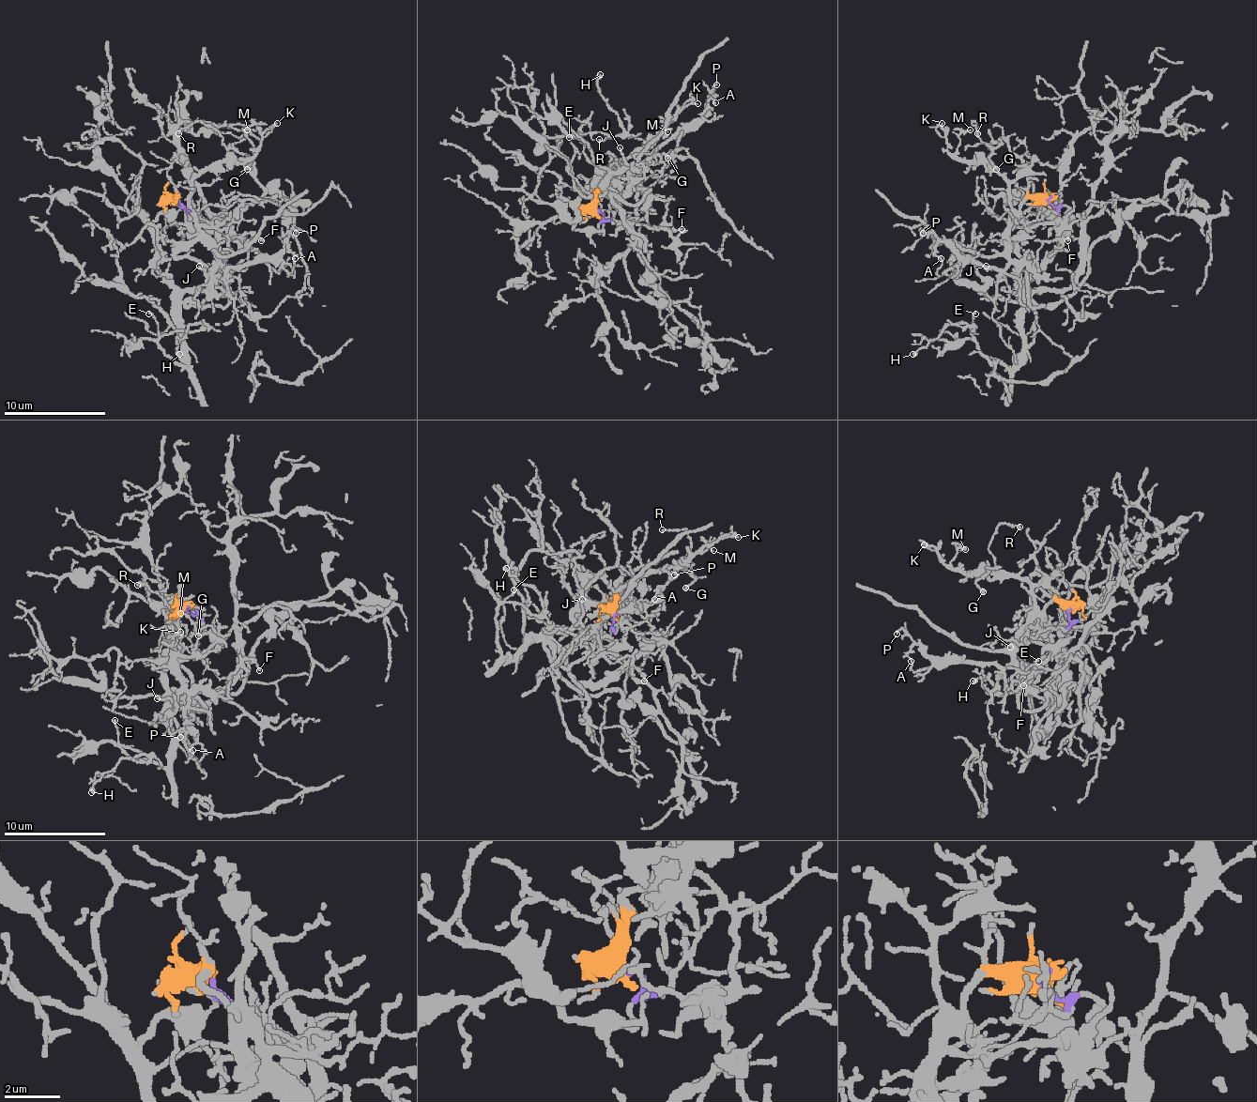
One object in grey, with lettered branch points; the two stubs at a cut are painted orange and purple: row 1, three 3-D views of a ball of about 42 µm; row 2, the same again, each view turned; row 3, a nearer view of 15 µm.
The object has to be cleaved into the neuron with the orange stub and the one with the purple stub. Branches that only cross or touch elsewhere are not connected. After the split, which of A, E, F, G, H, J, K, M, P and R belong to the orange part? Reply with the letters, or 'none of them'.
A, F, G, J, K, M, P, R

